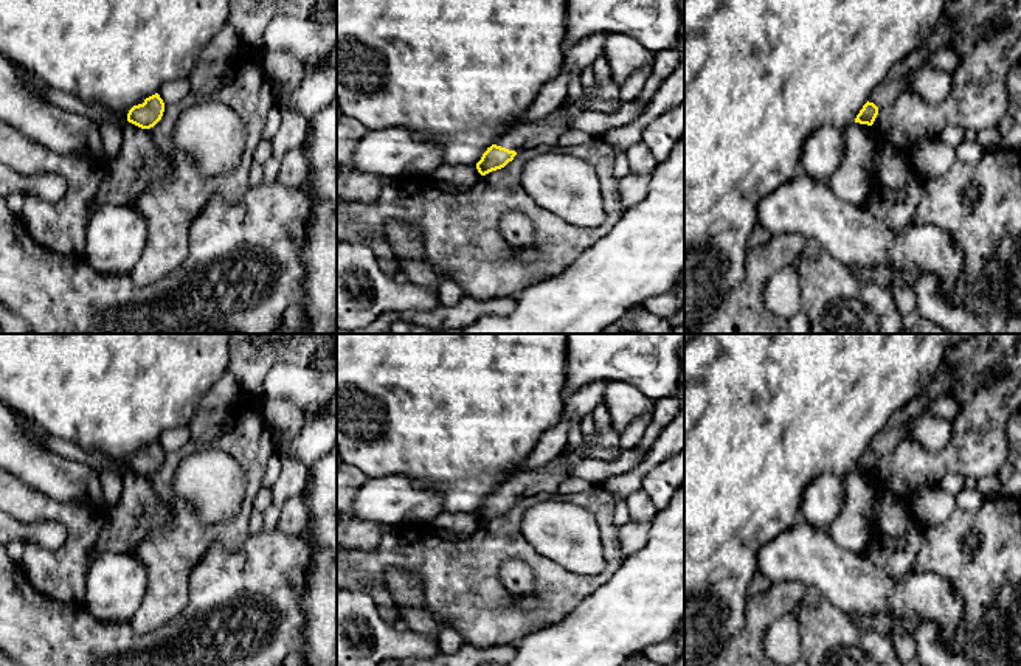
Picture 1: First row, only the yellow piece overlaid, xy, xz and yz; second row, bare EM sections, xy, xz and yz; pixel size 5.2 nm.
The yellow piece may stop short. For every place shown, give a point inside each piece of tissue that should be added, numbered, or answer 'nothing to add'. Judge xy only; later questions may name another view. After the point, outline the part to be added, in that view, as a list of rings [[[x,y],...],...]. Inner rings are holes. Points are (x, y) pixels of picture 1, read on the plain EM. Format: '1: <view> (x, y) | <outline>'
nothing to add

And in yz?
1: yz (886, 440) | [[[942,368],[931,380],[929,387],[909,401],[902,410],[898,410],[889,422],[880,430],[869,444],[869,450],[874,450],[878,458],[891,453],[900,441],[908,441],[906,425],[926,413],[928,405],[943,394],[951,394],[953,383],[950,374]]]

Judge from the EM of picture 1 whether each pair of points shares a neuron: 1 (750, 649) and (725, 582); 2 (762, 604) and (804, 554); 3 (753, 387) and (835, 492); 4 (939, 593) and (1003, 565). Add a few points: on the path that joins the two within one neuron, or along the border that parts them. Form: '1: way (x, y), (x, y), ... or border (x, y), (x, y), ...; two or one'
1: border (748, 596), (744, 624), (722, 649); two
2: border (773, 582), (799, 582), (806, 589); two
3: border (841, 477), (820, 474), (806, 488), (799, 505); two
4: border (919, 570), (951, 586), (961, 600), (961, 623); two

